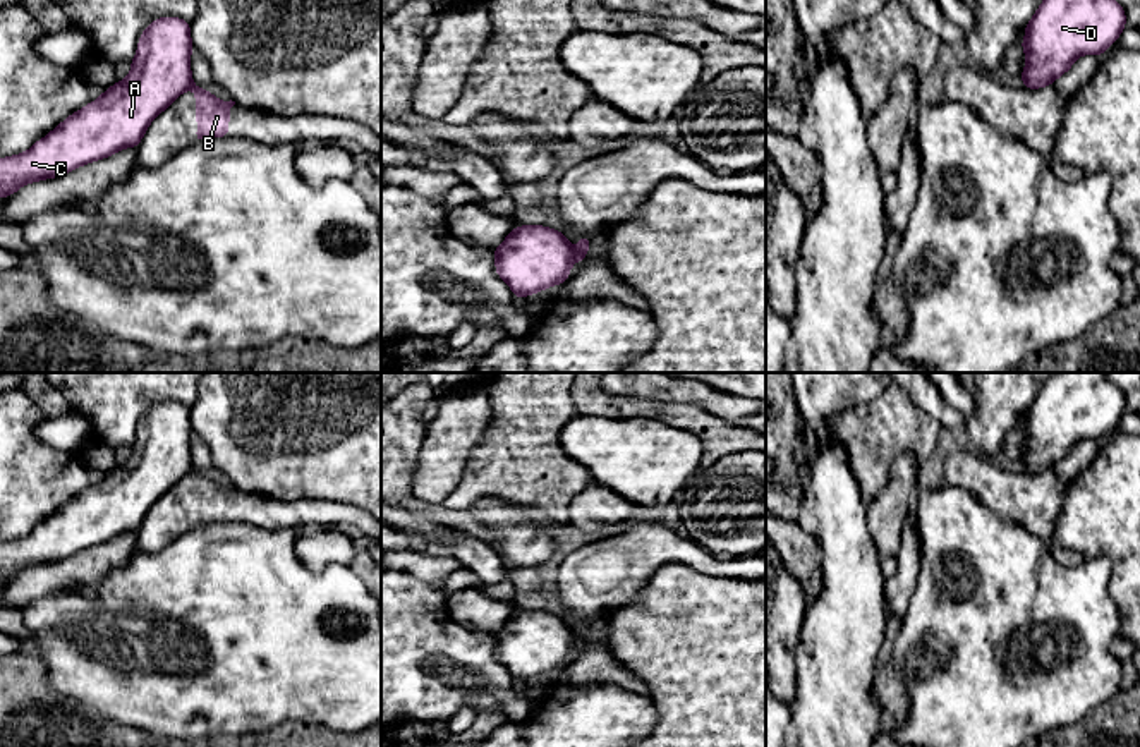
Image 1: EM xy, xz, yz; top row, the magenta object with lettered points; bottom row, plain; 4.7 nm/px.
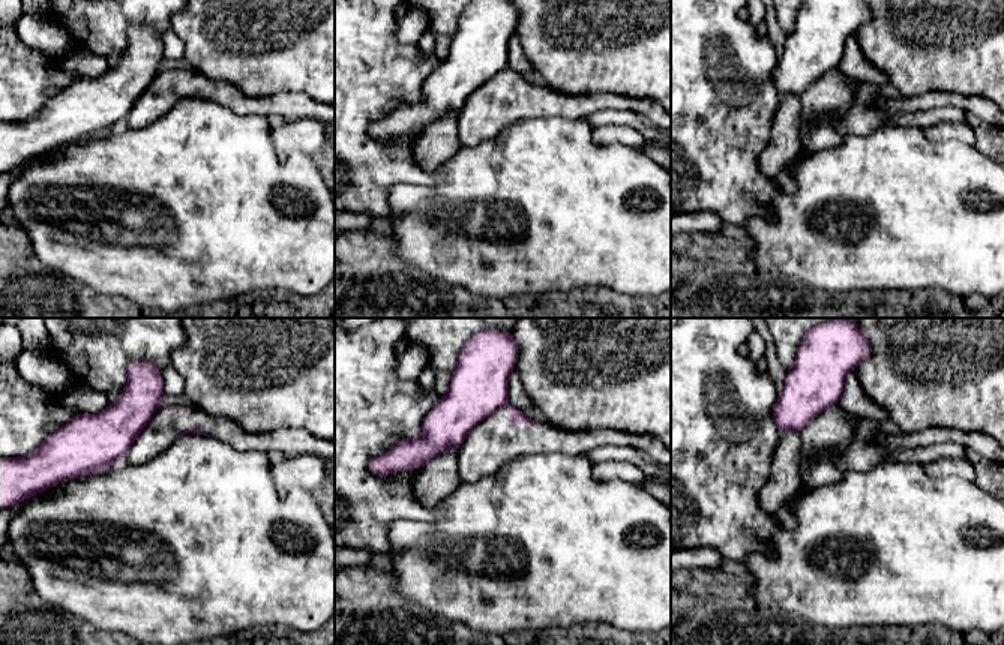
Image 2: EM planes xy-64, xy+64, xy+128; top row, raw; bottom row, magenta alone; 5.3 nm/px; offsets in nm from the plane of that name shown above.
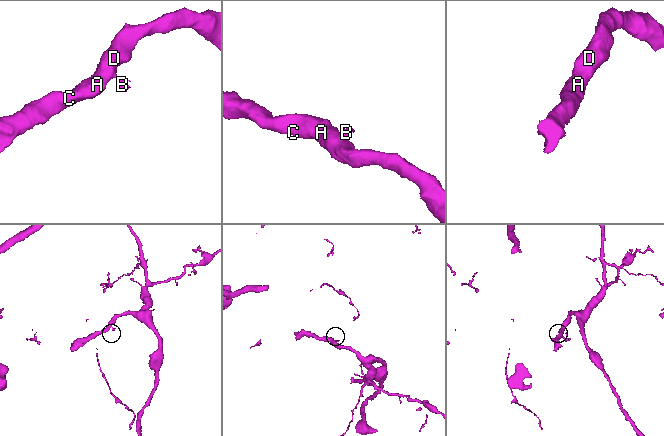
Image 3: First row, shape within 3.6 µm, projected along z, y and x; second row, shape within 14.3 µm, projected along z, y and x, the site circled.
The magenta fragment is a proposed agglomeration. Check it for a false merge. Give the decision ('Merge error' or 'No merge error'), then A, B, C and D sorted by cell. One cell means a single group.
Merge error. Groups: A C D / B

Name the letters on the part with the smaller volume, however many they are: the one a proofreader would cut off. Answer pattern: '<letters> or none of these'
B

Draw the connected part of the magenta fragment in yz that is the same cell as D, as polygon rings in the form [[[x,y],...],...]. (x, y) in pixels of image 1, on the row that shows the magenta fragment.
[[[1042,0],[1020,43],[1027,55],[1023,88],[1047,88],[1078,57],[1101,57],[1125,27],[1126,12],[1116,0]]]

